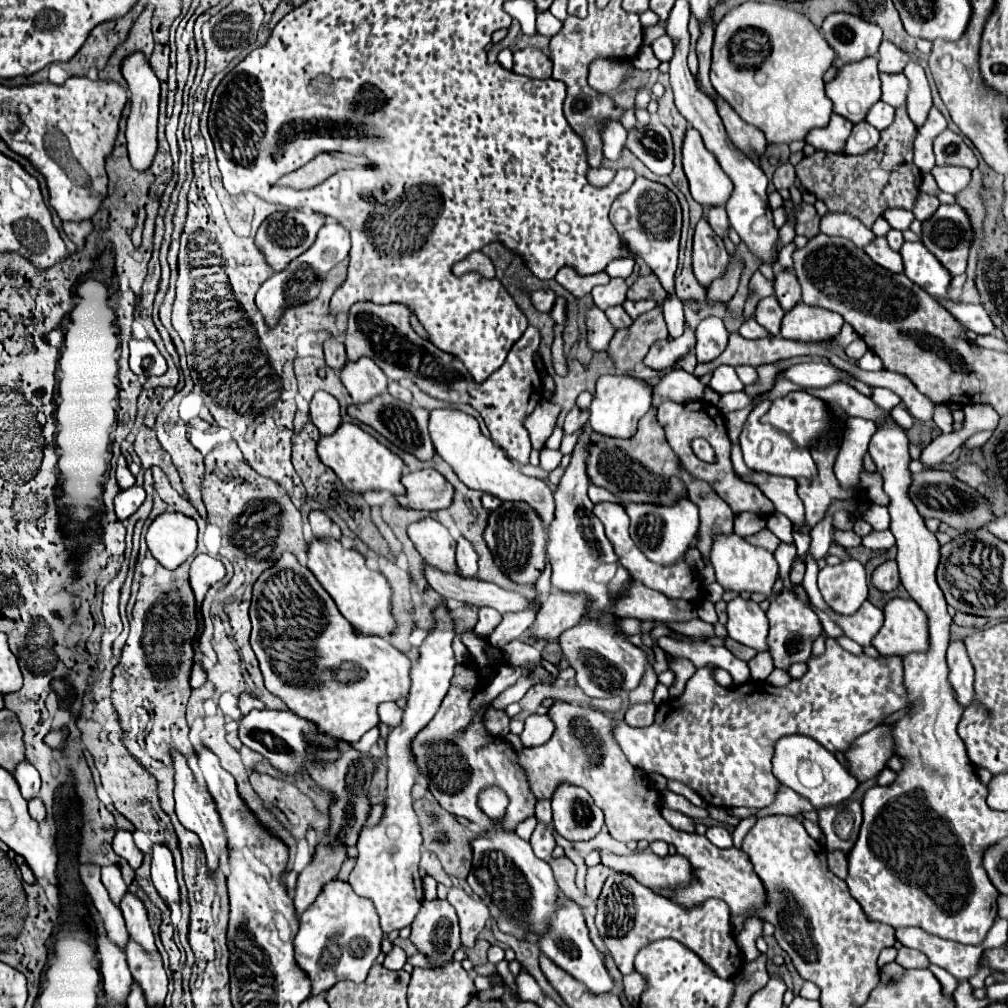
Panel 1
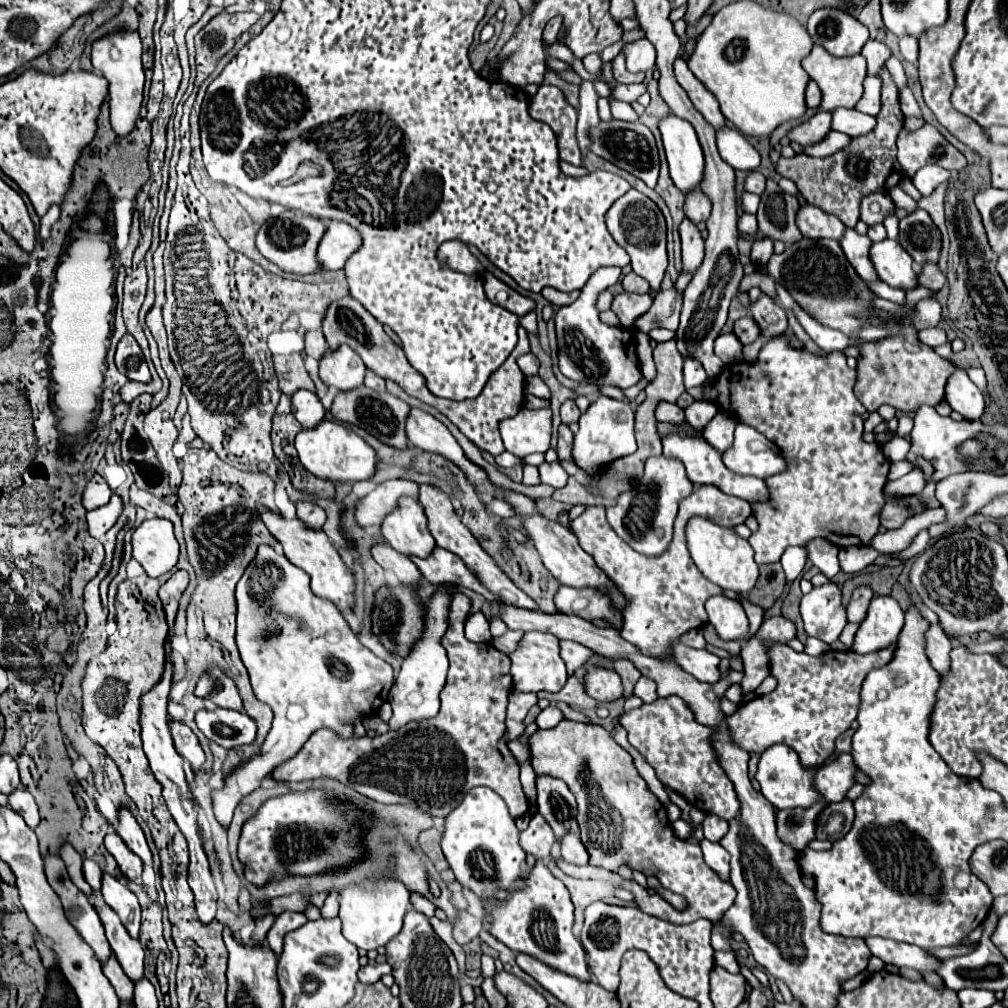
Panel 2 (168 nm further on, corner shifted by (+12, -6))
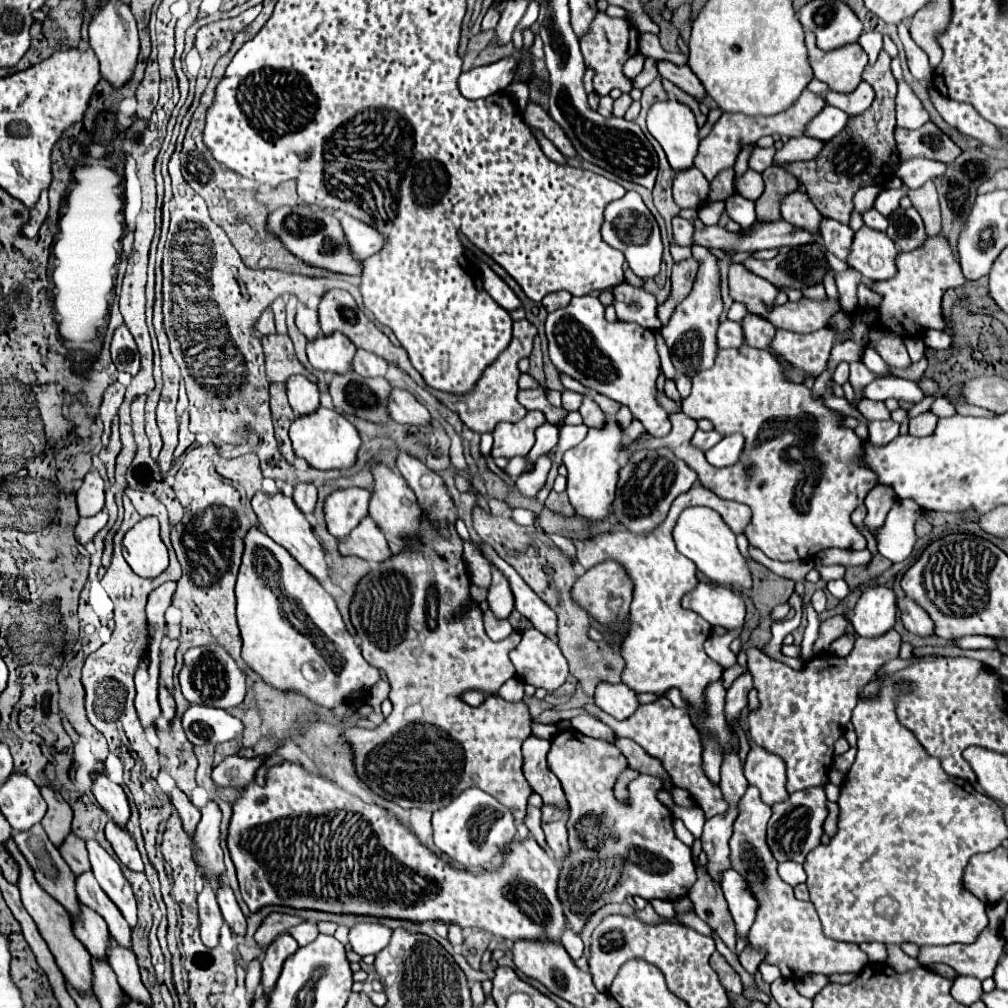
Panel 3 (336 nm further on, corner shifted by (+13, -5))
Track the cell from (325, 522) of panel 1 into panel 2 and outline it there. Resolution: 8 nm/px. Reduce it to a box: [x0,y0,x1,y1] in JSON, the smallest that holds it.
[296,502,326,528]

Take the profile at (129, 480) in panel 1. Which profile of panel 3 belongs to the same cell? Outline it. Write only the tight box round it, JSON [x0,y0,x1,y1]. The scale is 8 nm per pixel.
[77,471,105,517]

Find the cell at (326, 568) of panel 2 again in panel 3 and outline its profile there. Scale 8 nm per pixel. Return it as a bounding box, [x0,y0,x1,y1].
[253,493,329,581]

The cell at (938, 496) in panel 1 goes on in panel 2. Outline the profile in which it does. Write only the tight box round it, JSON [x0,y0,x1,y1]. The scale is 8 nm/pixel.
[880,496,924,530]

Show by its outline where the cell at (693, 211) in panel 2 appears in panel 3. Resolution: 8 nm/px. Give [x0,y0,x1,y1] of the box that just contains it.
[673,169,709,209]

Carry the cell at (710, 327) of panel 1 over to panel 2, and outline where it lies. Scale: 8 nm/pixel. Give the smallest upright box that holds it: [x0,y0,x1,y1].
[684,358,708,390]

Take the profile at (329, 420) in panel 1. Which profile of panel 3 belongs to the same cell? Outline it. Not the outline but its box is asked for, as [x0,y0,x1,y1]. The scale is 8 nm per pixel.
[287,377,319,415]

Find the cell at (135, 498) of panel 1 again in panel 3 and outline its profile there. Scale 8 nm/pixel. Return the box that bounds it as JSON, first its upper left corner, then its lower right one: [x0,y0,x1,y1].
[75,509,109,545]

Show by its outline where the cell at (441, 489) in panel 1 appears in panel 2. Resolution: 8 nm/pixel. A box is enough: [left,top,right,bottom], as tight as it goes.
[354,480,418,526]

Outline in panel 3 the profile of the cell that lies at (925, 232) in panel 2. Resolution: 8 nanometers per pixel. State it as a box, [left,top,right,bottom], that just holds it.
[887,207,927,251]

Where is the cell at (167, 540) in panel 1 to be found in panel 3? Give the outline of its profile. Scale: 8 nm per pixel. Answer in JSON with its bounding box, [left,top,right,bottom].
[123,517,169,577]

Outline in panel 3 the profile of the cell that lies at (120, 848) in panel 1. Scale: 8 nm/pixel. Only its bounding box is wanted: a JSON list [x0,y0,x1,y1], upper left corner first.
[105,821,143,871]

